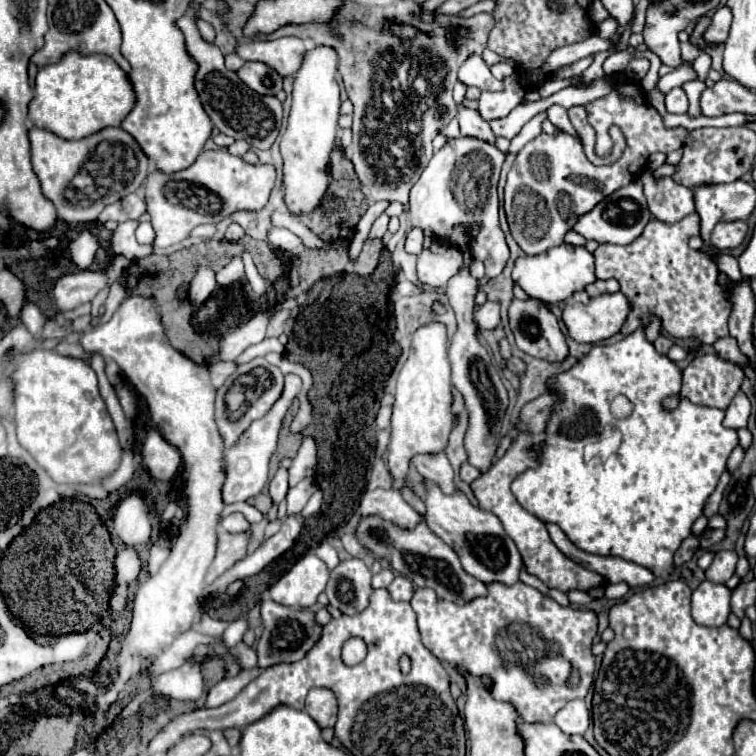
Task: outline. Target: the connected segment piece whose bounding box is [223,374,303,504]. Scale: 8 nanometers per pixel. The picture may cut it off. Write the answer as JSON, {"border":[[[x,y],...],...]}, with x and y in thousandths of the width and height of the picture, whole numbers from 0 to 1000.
{"border":[[[380,495],[377,497],[377,516],[372,519],[372,526],[366,526],[366,532],[361,534],[361,542],[356,542],[356,548],[351,548],[351,553],[343,553],[340,558],[332,561],[332,566],[319,577],[319,582],[300,593],[298,598],[298,606],[300,606],[300,635],[298,635],[298,643],[295,643],[295,661],[298,667],[306,667],[306,664],[319,664],[319,661],[327,661],[332,656],[340,656],[351,638],[353,638],[353,614],[356,614],[356,606],[364,601],[364,593],[366,593],[366,574],[369,574],[369,566],[372,566],[372,558],[388,532],[388,526],[398,519],[398,500],[393,495]]]}

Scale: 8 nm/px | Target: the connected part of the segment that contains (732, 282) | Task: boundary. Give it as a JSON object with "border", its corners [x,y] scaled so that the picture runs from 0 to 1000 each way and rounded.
{"border":[[[954,336],[951,357],[964,368],[964,378],[975,378],[975,368],[983,368],[980,360],[978,360],[978,352],[975,352],[975,347],[972,347],[970,339],[956,339],[956,336]]]}

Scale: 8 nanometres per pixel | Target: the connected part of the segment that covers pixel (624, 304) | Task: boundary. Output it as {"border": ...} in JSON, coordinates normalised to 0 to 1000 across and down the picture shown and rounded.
{"border":[[[813,386],[813,389],[795,389],[790,394],[782,394],[779,402],[753,399],[750,407],[745,410],[745,426],[753,434],[753,444],[761,447],[763,452],[790,455],[790,452],[798,452],[798,450],[813,444],[821,437],[821,431],[827,429],[829,415],[832,415],[832,397],[827,394],[827,389]]]}

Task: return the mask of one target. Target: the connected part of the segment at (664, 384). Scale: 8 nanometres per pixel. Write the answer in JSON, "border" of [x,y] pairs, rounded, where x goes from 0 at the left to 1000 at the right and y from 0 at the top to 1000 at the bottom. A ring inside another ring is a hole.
{"border":[[[840,437],[808,458],[784,458],[766,481],[734,497],[729,505],[731,516],[745,521],[745,529],[724,561],[724,582],[713,619],[694,622],[676,640],[684,664],[716,690],[737,693],[763,725],[790,735],[819,735],[858,751],[869,765],[882,765],[893,754],[890,733],[901,717],[917,706],[917,690],[930,680],[967,595],[978,587],[975,571],[956,563],[959,545],[951,540],[919,537],[909,526],[888,545],[877,540],[874,532],[880,526],[898,521],[901,489],[882,471],[866,466],[864,455],[853,450],[851,437]],[[816,521],[827,521],[837,532],[837,548],[832,553],[816,556],[808,550],[806,534]],[[803,561],[819,566],[824,577],[821,590],[803,608],[776,611],[771,603],[774,587],[787,585]]]}

